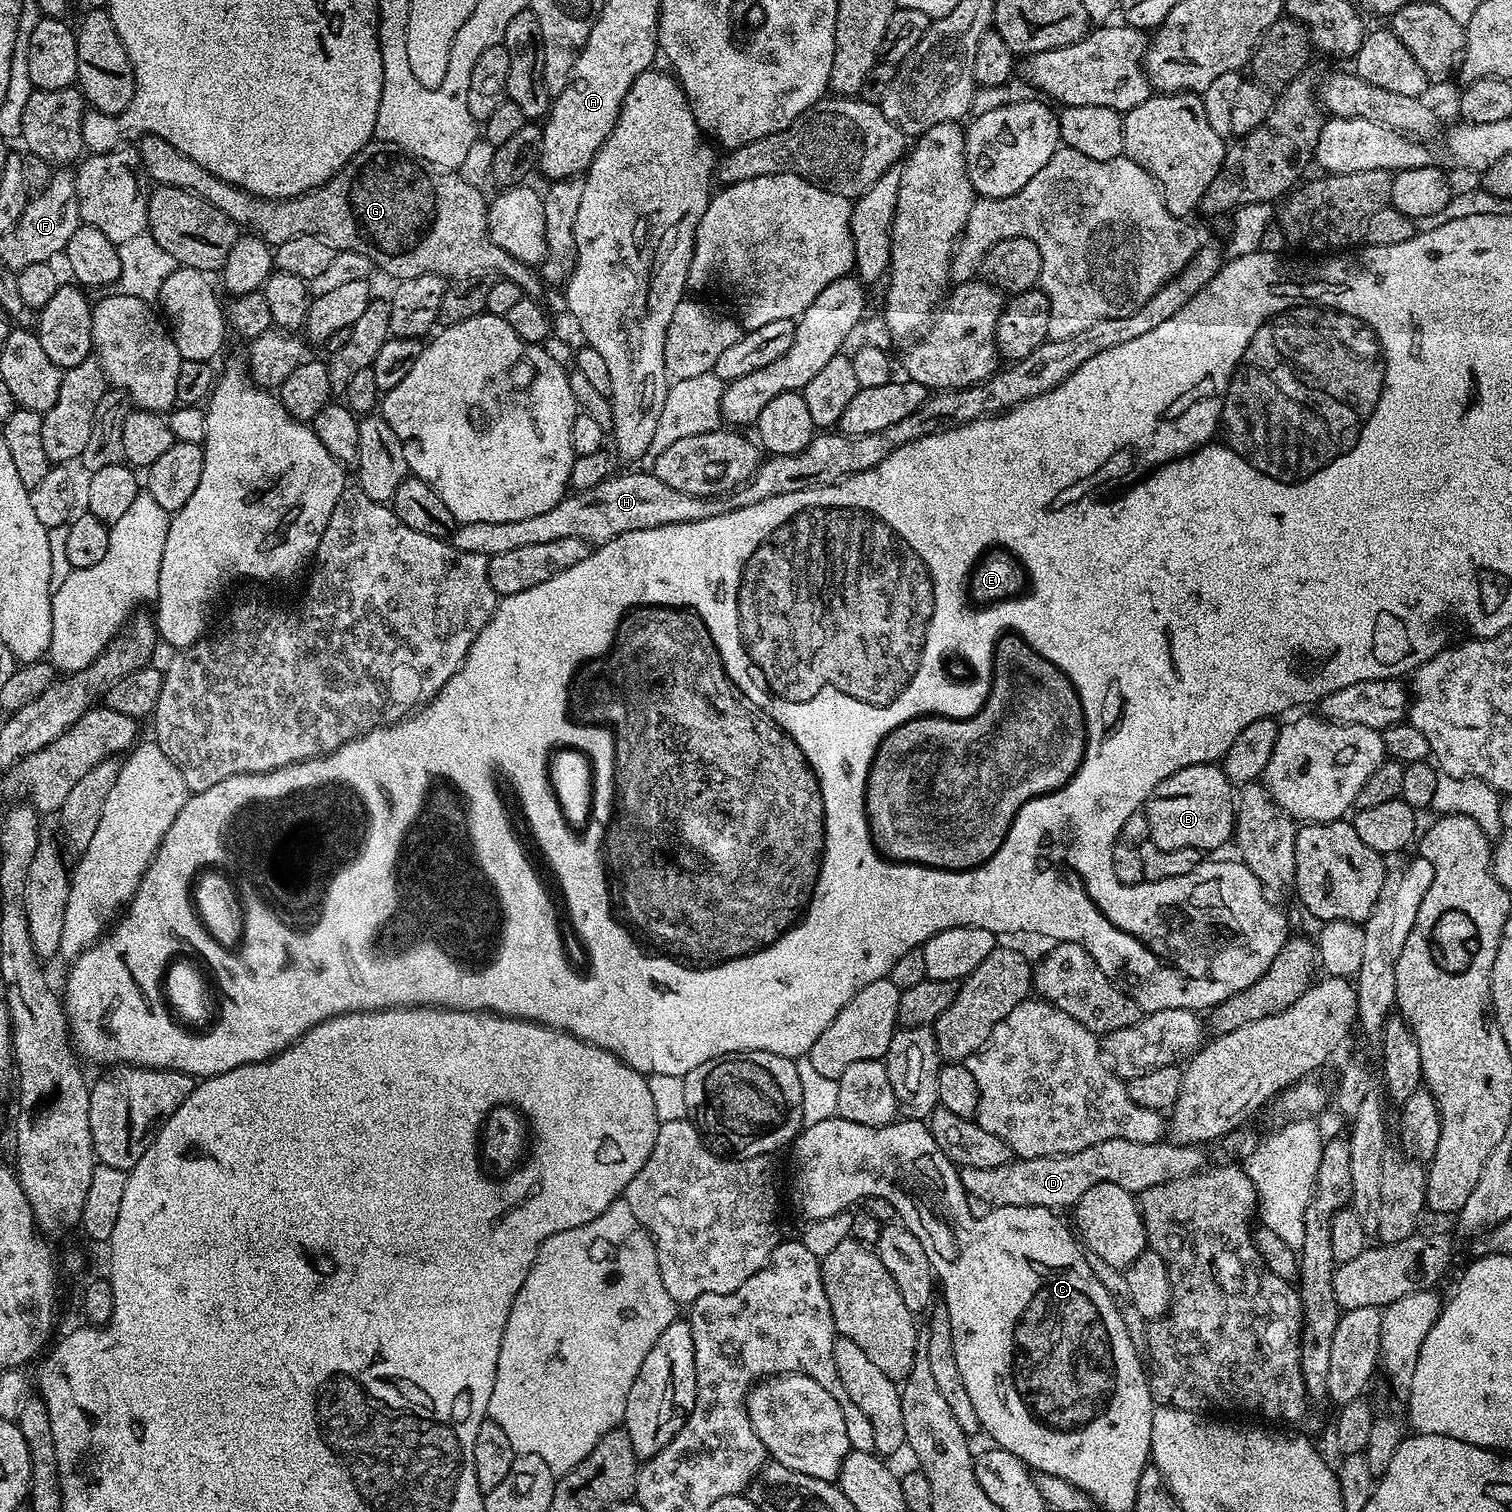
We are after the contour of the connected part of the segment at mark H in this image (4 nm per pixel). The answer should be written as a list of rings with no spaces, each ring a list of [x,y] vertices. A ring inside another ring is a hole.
[[[1208,242],[1201,243],[1194,258],[1186,262],[1184,269],[1163,288],[1158,289],[1150,298],[1150,302],[1134,310],[1134,314],[1126,314],[1122,318],[1106,318],[1106,322],[1098,322],[1095,326],[1082,330],[1082,334],[1073,334],[1070,338],[1047,339],[1042,346],[1038,346],[1038,350],[1034,350],[1034,354],[1026,354],[1026,358],[1009,363],[1008,369],[1005,367],[1003,370],[997,370],[989,380],[969,388],[949,388],[929,395],[924,404],[918,406],[914,414],[910,414],[910,418],[901,418],[900,421],[894,422],[894,426],[878,430],[878,434],[813,435],[812,441],[798,454],[769,455],[761,459],[756,473],[740,488],[726,496],[717,498],[682,494],[682,490],[666,486],[666,482],[662,482],[651,471],[628,472],[625,476],[612,474],[590,490],[565,495],[563,500],[550,506],[546,514],[534,514],[534,518],[522,518],[518,522],[460,524],[452,533],[450,542],[466,554],[482,554],[489,558],[506,554],[509,550],[518,550],[521,546],[558,542],[560,538],[582,538],[590,546],[599,546],[630,531],[643,532],[658,526],[698,522],[730,512],[734,508],[754,506],[754,502],[766,502],[766,498],[778,498],[778,494],[794,494],[798,490],[838,484],[848,476],[878,466],[878,462],[894,454],[898,446],[906,446],[906,442],[914,442],[932,432],[941,431],[946,422],[952,426],[968,424],[971,420],[995,416],[1015,404],[1038,398],[1038,394],[1054,390],[1059,384],[1066,382],[1066,378],[1070,378],[1070,374],[1074,374],[1074,370],[1078,370],[1082,362],[1094,358],[1094,354],[1102,354],[1102,350],[1110,350],[1110,346],[1122,346],[1122,342],[1131,342],[1141,334],[1154,330],[1161,322],[1174,318],[1174,314],[1178,314],[1178,310],[1182,310],[1182,306],[1186,306],[1186,302],[1190,302],[1190,298],[1194,298],[1198,290],[1205,288],[1210,278],[1214,278],[1214,274],[1218,274],[1221,263],[1219,250]]]

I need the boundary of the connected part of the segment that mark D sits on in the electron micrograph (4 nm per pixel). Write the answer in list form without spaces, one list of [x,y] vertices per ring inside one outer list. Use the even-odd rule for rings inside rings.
[[[1107,1140],[1086,1150],[1078,1150],[1065,1156],[1043,1156],[1022,1160],[1013,1158],[1002,1166],[964,1167],[958,1172],[968,1196],[984,1201],[989,1209],[1006,1206],[1038,1206],[1039,1208],[1071,1209],[1098,1182],[1114,1182],[1122,1190],[1143,1194],[1148,1188],[1157,1188],[1179,1176],[1189,1176],[1205,1167],[1206,1161],[1195,1144],[1143,1144],[1125,1140]]]

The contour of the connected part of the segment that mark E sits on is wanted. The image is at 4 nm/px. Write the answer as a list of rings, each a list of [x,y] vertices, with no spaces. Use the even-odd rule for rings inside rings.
[[[988,540],[988,544],[972,556],[972,564],[964,568],[964,580],[960,580],[960,597],[964,600],[965,610],[972,612],[972,616],[992,612],[992,608],[1004,608],[1004,604],[1032,600],[1032,596],[1036,596],[1036,576],[1032,576],[1028,560],[1024,560],[1012,544],[1004,544],[1004,540]]]

